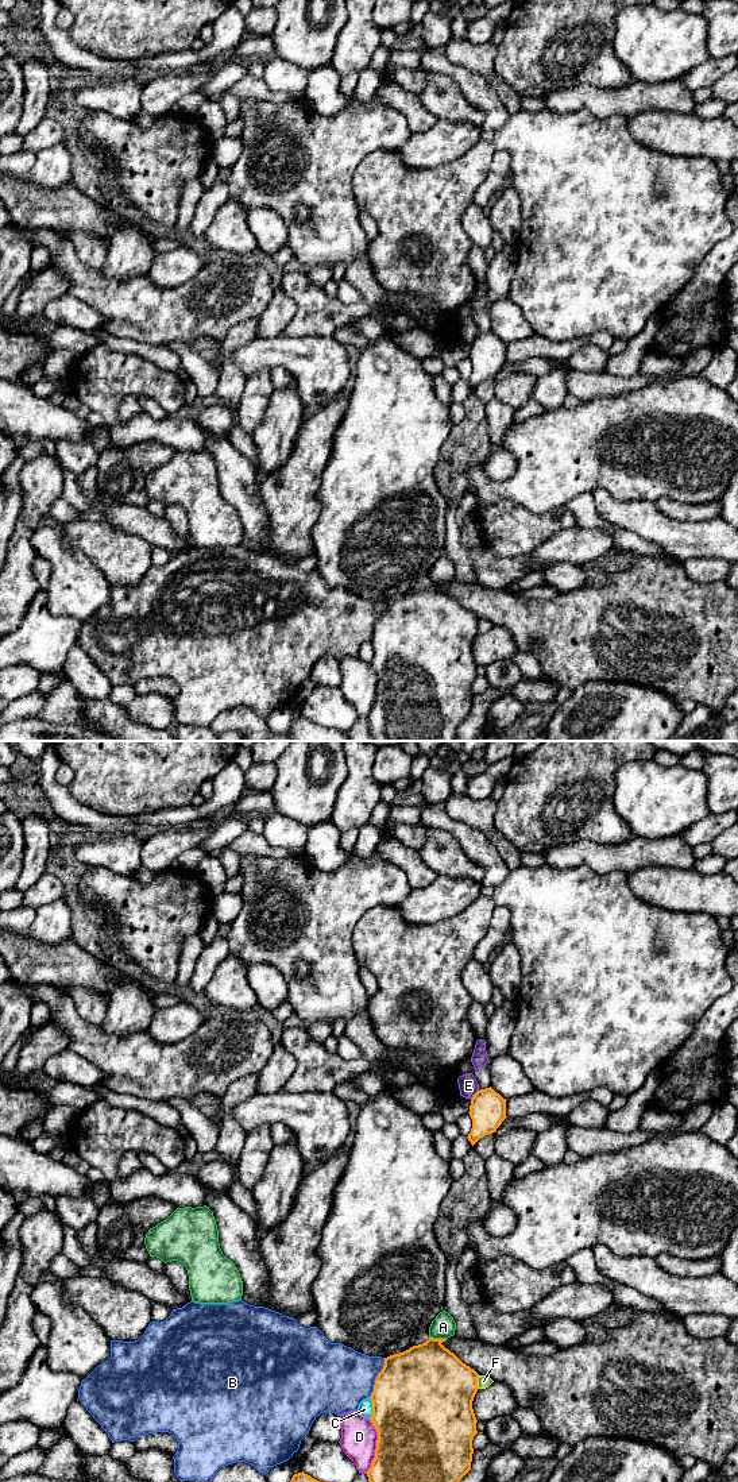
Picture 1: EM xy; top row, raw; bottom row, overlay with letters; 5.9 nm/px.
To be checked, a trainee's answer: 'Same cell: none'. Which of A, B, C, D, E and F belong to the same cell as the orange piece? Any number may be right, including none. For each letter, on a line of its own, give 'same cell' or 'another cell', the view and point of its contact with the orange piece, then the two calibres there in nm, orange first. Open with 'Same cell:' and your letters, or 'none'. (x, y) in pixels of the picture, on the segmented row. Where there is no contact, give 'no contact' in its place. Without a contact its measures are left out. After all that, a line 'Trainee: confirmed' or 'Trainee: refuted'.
Same cell: none
A: another cell; contact xy (437, 1339); calibres 440 and 140 nm
B: another cell; contact xy (377, 1378); calibres 500 and 400 nm
C: another cell; contact xy (373, 1408); calibres 500 and 80 nm
D: another cell; contact xy (377, 1446); calibres 480 and 220 nm
E: another cell; contact xy (474, 1095); calibres 220 and 120 nm
F: another cell; contact xy (476, 1382); calibres 460 and 80 nm
Trainee: confirmed

